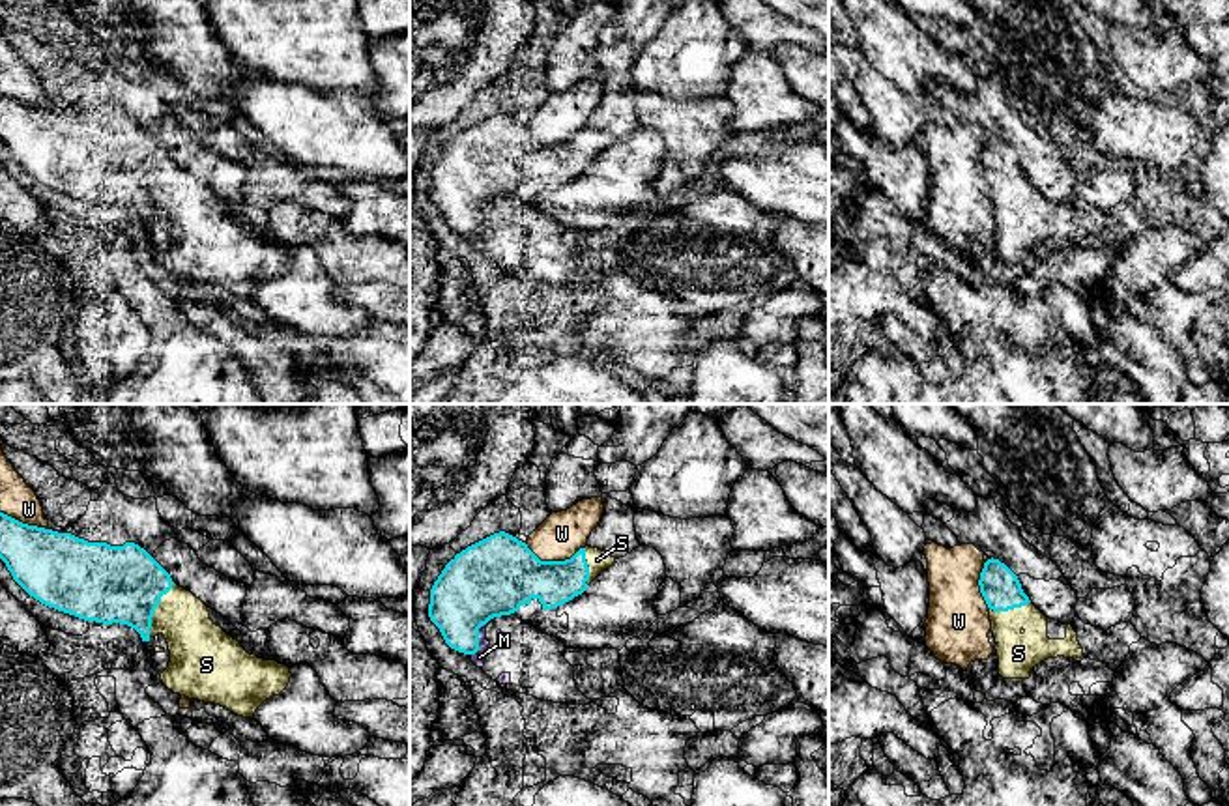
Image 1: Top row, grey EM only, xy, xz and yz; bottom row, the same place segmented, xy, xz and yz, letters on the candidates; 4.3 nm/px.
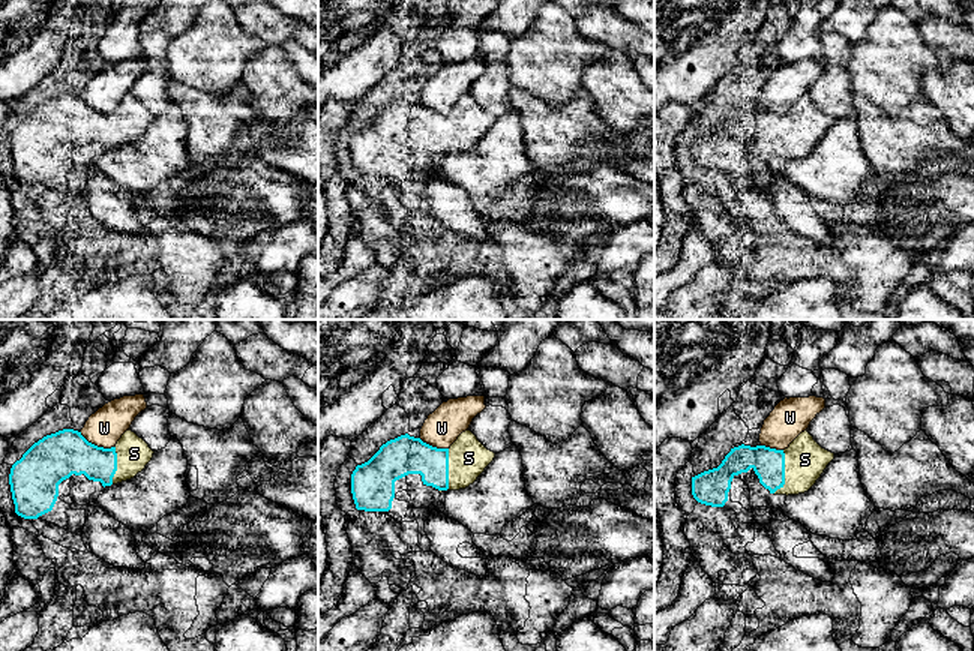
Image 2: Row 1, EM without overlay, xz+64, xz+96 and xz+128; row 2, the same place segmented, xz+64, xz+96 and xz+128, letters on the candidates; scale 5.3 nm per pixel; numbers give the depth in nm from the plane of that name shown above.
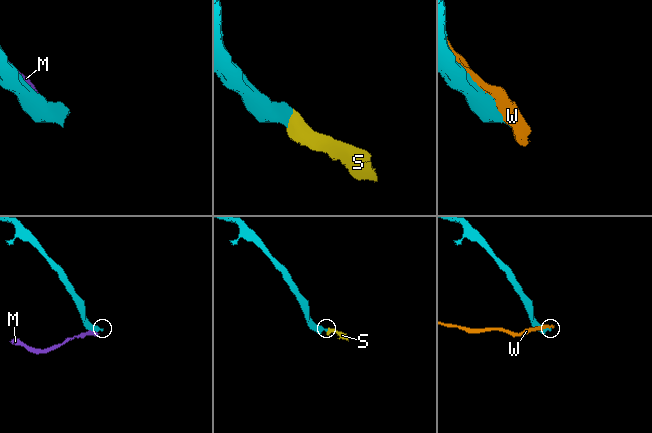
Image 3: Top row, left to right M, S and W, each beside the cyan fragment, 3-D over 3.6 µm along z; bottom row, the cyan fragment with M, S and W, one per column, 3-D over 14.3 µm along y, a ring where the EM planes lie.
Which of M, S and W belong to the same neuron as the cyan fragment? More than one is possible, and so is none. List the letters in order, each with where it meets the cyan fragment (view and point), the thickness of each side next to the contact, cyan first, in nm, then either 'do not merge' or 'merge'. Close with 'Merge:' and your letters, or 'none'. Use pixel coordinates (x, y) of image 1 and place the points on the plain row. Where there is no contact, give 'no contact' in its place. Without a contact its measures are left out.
M: contact xz (477, 221); calibres 320 and 60 nm; do not merge
S: contact xy (154, 191); calibres 340 and 240 nm; merge
W: contact xz (556, 143); calibres 320 and 190 nm; do not merge
Merge: S

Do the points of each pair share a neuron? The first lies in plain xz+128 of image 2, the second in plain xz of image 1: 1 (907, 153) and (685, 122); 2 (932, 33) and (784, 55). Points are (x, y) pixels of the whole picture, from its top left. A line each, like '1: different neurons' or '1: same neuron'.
1: same neuron
2: different neurons

